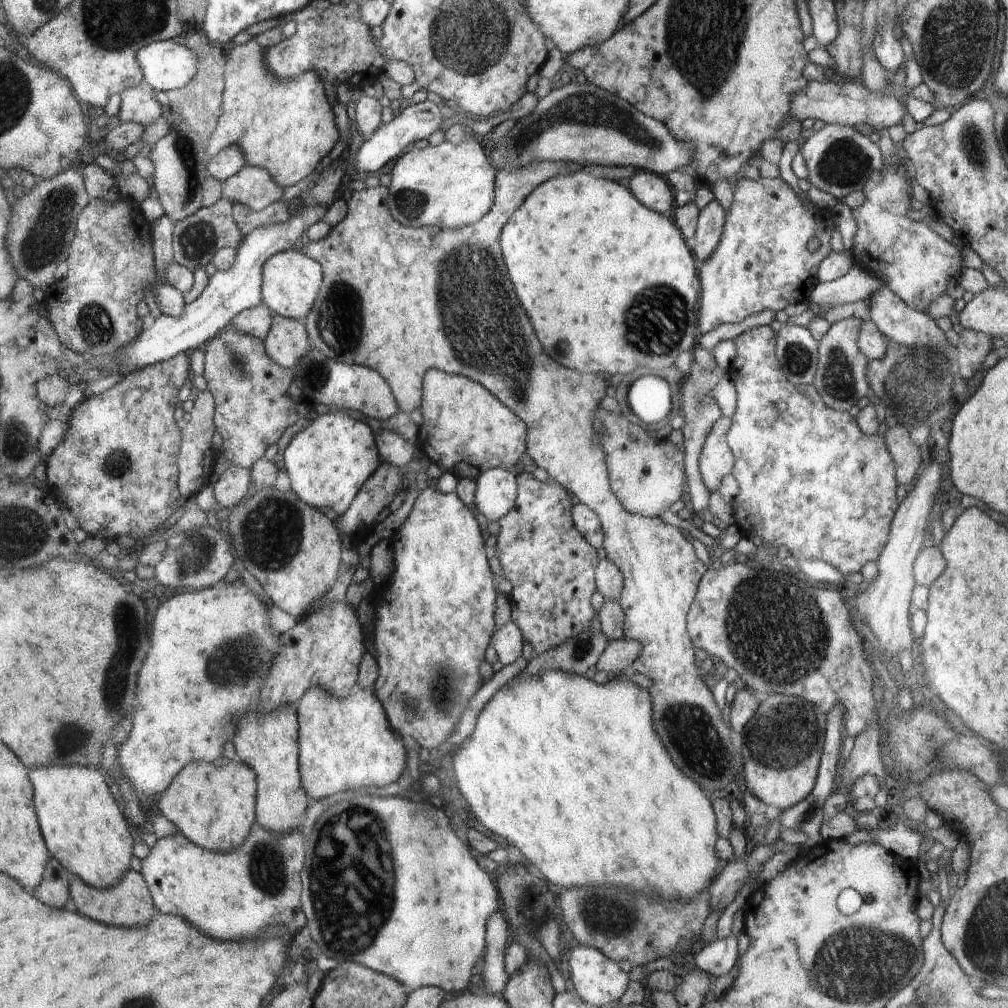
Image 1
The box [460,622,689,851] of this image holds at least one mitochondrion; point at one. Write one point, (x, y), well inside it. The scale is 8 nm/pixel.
(581, 648)

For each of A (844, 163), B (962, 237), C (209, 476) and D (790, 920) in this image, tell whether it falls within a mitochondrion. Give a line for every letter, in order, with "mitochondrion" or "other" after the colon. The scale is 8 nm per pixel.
A: mitochondrion
B: other
C: other
D: other

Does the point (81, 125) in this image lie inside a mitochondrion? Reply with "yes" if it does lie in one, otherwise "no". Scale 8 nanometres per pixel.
no

